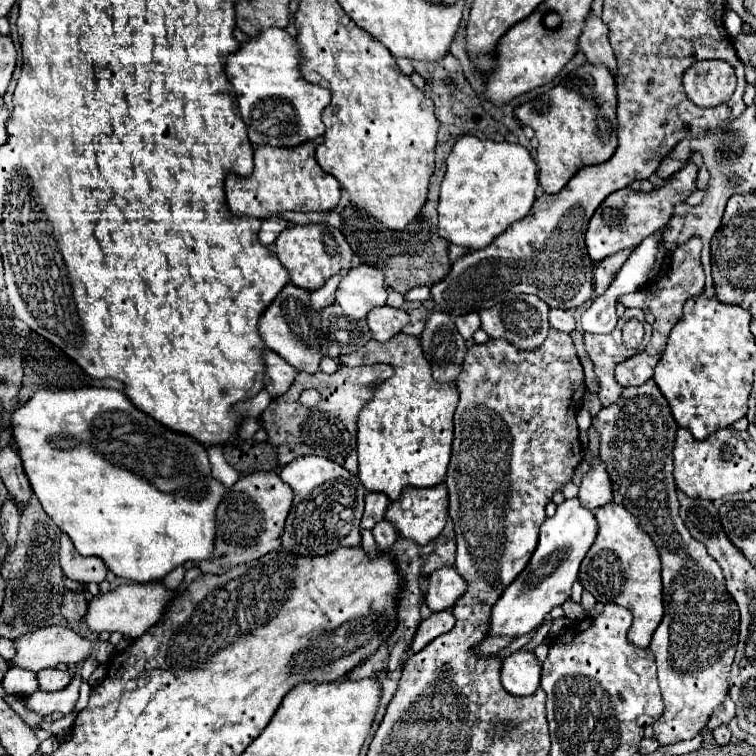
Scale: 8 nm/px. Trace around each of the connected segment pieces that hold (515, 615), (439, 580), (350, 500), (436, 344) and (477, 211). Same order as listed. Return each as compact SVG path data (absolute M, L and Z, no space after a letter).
M566 499L558 505L556 515L546 519L540 527L538 547L526 565L526 569L512 581L510 587L502 593L502 597L492 607L490 635L512 635L520 637L540 627L544 617L552 611L552 607L562 605L570 597L572 583L578 579L578 567L594 543L598 531L598 523L592 511L584 509L580 501Z
M442 567L428 577L428 591L424 595L424 603L430 611L444 611L454 607L464 591L466 581L456 573L456 569Z
M302 457L294 463L288 463L280 471L280 479L288 483L294 491L294 503L286 519L286 529L282 535L282 549L294 551L296 555L326 555L340 547L356 547L360 545L360 519L364 511L364 495L366 489L362 487L360 479L340 467L338 463L326 457Z
M448 313L430 315L420 335L420 345L438 383L452 383L460 375L466 345Z
M464 135L452 147L448 169L440 185L438 235L466 249L484 249L514 221L528 215L536 199L536 163L528 149L508 141Z

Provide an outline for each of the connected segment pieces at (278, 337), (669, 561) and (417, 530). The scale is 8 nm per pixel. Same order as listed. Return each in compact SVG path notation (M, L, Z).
M288 283L280 291L280 295L274 299L268 311L264 311L264 315L260 317L260 335L270 351L278 353L298 371L306 371L306 373L320 371L320 361L328 355L326 335L322 331L322 325L318 323L318 311L314 325L314 307L310 303L310 293L294 287L292 283Z
M650 379L638 387L626 387L622 399L610 407L604 407L594 419L592 425L600 433L600 457L608 467L614 503L632 511L638 517L640 527L652 537L662 557L662 583L664 583L664 619L654 631L650 649L658 665L658 681L664 697L664 713L654 723L654 738L665 746L688 741L698 735L698 731L708 723L710 713L720 705L728 693L728 673L736 653L738 641L738 623L740 613L732 595L726 591L724 573L718 563L708 555L704 543L696 541L684 527L678 515L678 497L676 483L672 477L672 447L678 425L670 415L670 407L664 395L658 391L656 383Z
M440 483L440 485L428 487L428 489L414 489L414 487L402 489L402 497L388 505L384 519L392 521L398 527L400 535L406 535L406 539L414 539L418 545L430 543L444 529L446 519L448 519L448 489L446 489L446 485Z

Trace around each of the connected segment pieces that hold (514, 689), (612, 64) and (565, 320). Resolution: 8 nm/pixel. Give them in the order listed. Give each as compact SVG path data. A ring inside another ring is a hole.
M520 649L502 661L502 687L516 697L534 695L540 687L540 663L534 653Z
M588 15L586 27L584 27L582 35L580 35L578 45L584 51L588 63L604 65L604 67L610 69L610 73L614 77L618 75L616 57L612 53L612 47L610 47L610 41L608 41L608 31L606 31L606 25L602 23L602 19Z
M550 309L548 319L550 319L550 325L558 331L564 331L564 333L574 331L574 317L564 309Z

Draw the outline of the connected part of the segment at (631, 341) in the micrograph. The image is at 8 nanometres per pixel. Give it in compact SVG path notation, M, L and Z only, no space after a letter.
M630 319L630 321L626 321L622 335L623 343L627 348L638 347L644 337L644 325L638 319Z

